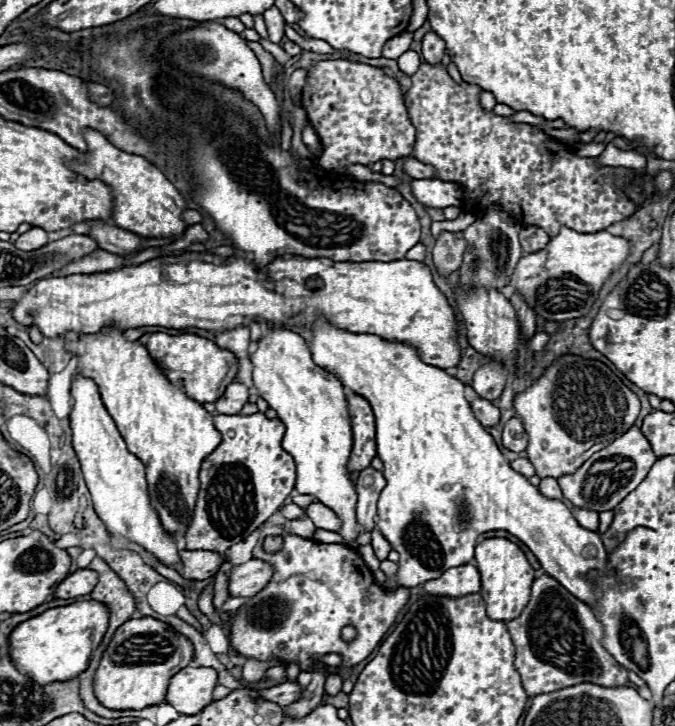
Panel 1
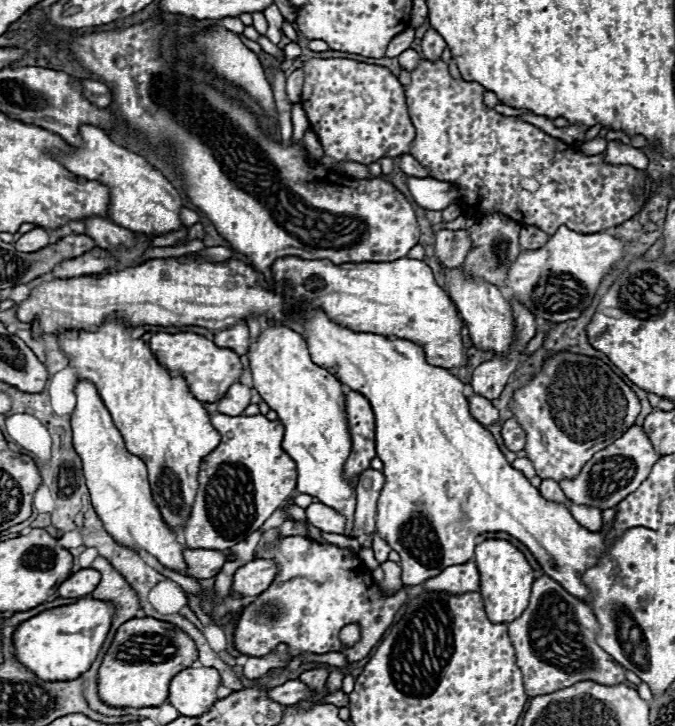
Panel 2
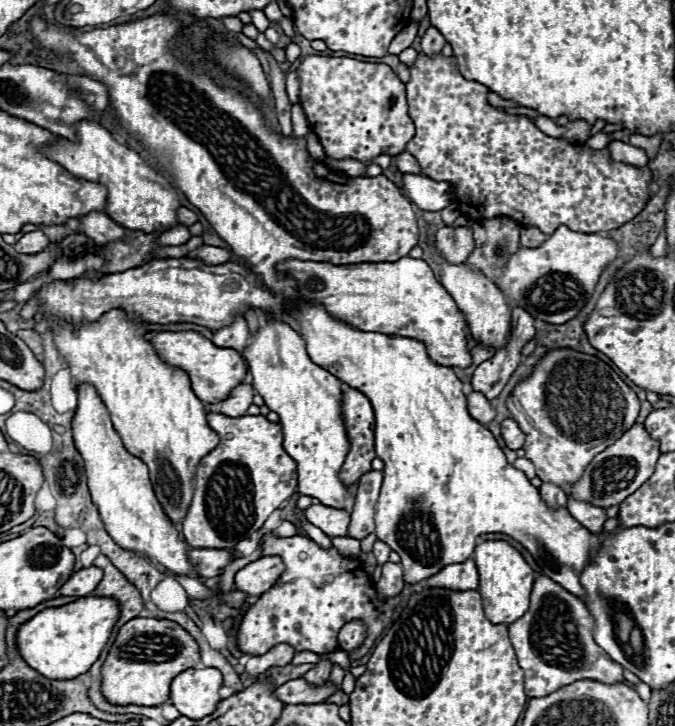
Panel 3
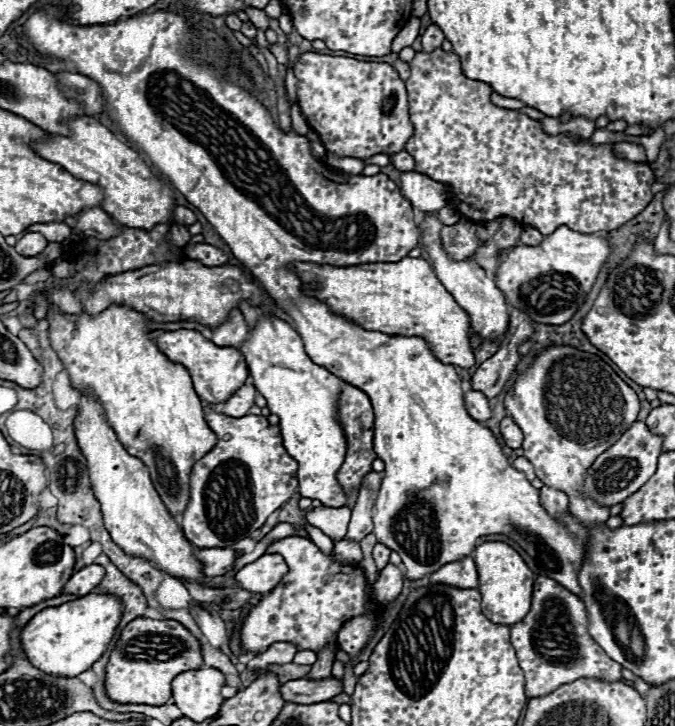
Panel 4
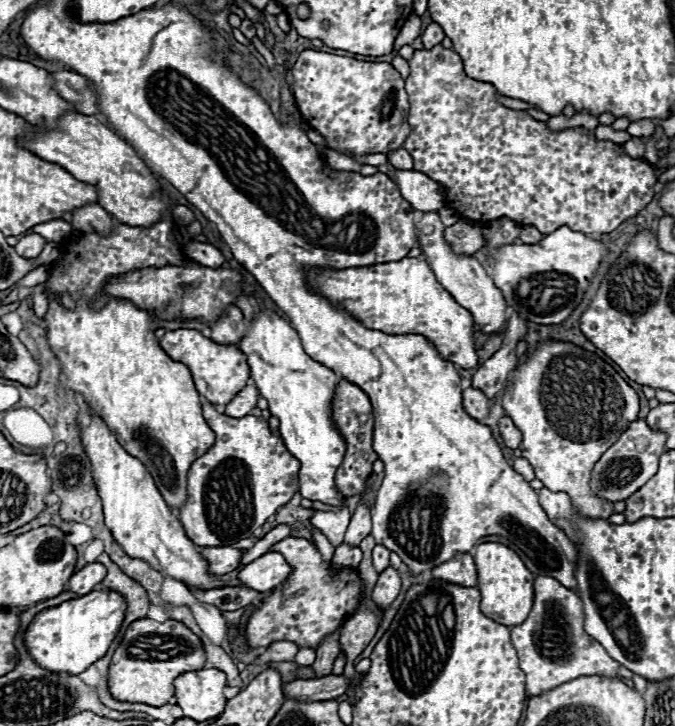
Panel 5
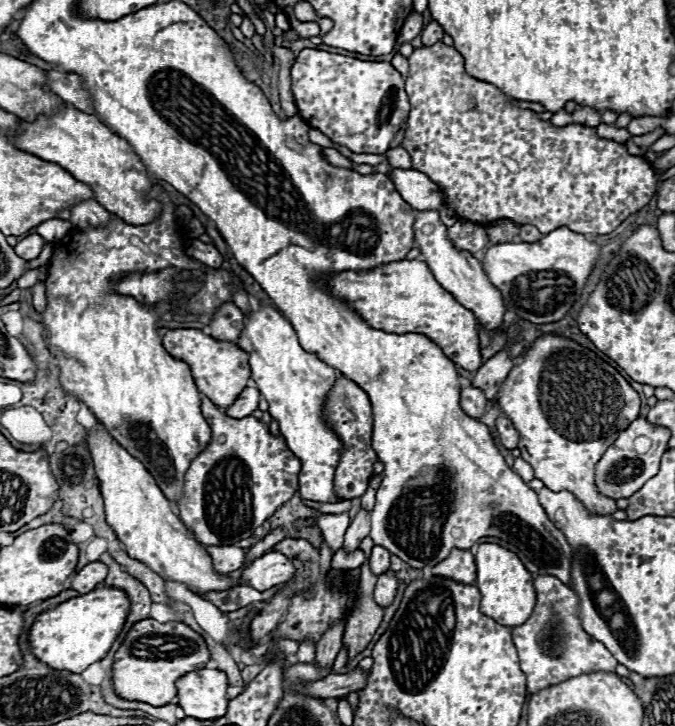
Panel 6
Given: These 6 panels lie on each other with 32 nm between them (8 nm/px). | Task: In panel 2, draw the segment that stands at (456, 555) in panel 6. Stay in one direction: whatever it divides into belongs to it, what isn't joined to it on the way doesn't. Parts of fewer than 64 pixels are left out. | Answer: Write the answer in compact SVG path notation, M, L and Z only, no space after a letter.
M472 560L460 566L448 566L448 570L442 570L436 578L430 578L426 582L426 590L442 590L450 594L476 592L478 588L480 588L478 570Z

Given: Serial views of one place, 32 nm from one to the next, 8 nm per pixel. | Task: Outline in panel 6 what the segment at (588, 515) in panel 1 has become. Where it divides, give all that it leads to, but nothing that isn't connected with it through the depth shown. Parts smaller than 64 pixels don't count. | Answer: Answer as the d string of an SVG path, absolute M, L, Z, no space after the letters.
M544 334L510 370L498 404L518 430L520 458L532 466L536 478L550 490L570 490L594 514L616 512L616 500L596 490L594 466L640 410L638 392L616 368L570 338Z

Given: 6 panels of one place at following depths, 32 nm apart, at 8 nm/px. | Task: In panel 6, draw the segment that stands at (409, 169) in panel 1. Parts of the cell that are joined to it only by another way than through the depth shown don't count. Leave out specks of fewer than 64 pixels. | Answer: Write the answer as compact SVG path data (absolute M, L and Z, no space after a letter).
M396 146L396 148L388 150L384 156L388 158L388 162L390 162L394 168L412 168L410 156L408 156L408 152L406 152L402 146Z

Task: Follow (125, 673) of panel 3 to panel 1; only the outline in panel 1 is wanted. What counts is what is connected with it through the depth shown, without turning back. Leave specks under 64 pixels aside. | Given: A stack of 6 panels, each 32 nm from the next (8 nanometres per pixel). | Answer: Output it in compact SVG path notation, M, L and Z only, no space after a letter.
M132 618L112 636L94 676L98 700L112 710L142 710L166 700L170 678L188 666L194 658L194 646L180 632L156 618Z

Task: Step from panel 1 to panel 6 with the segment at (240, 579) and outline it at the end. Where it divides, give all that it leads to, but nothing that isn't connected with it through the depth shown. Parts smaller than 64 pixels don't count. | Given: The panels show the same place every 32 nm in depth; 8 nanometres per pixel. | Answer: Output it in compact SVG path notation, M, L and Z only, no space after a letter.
M268 552L244 568L242 580L248 586L262 592L262 590L268 590L272 586L286 584L294 576L296 576L296 562L288 560L280 552Z

